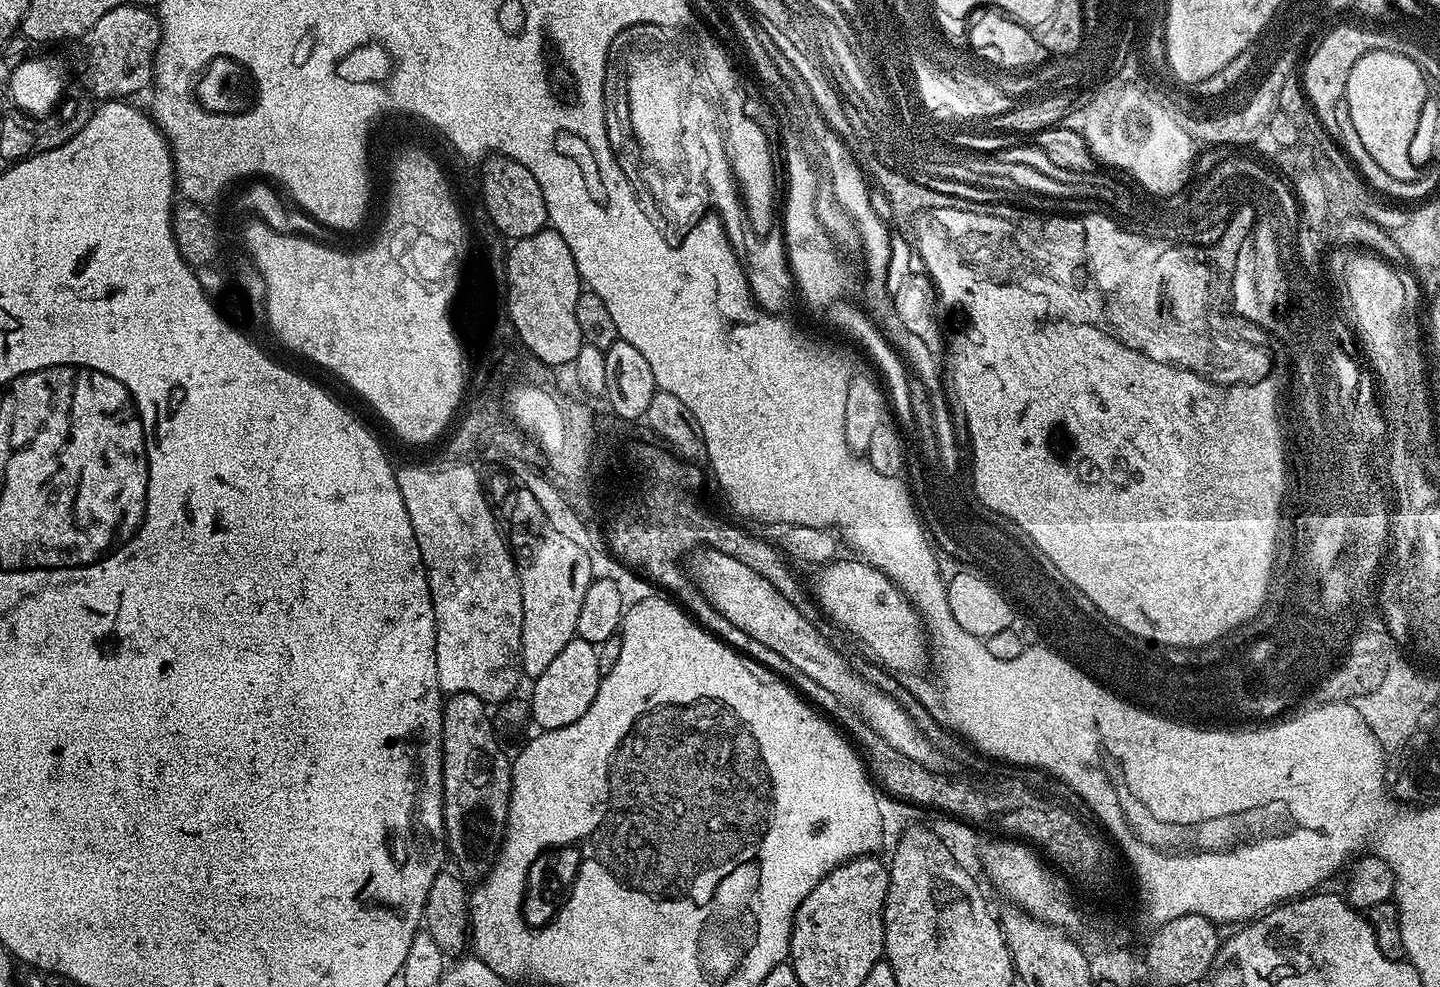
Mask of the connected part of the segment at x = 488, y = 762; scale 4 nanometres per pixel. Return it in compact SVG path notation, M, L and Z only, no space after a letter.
M456 692L445 699L442 718L446 846L452 850L470 850L468 856L472 856L482 844L482 834L486 838L486 826L490 824L490 856L482 856L482 872L486 876L500 854L504 829L508 826L508 805L512 802L510 756L500 749L501 741L488 708L489 705L474 694Z

